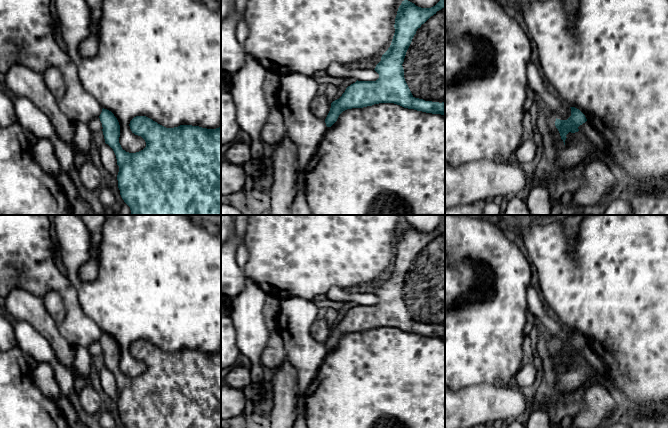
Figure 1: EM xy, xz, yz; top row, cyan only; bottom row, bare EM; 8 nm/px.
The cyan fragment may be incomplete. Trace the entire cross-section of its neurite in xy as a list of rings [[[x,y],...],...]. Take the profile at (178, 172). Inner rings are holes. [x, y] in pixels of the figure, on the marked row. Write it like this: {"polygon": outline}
{"polygon": [[[103,108],[99,118],[105,143],[116,155],[118,188],[122,199],[130,207],[130,215],[221,215],[221,127],[207,129],[180,125],[166,128],[146,116],[136,116],[129,126],[132,133],[145,140],[146,147],[129,153],[119,143],[120,125],[114,114]]]}

